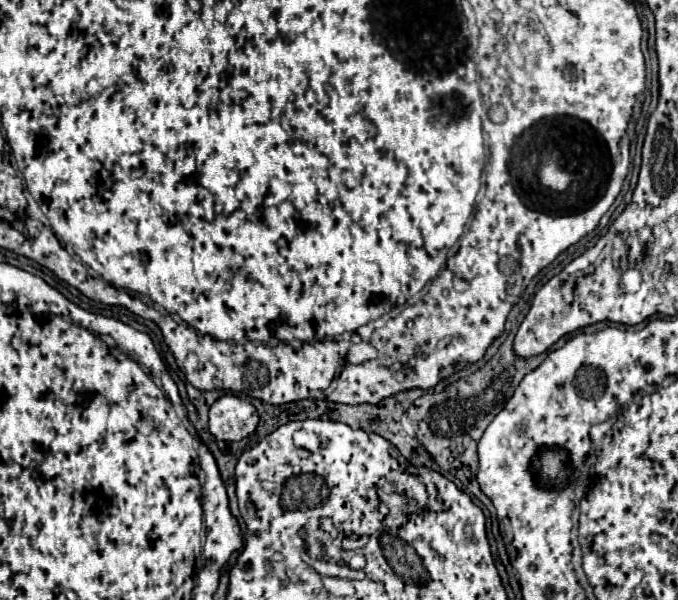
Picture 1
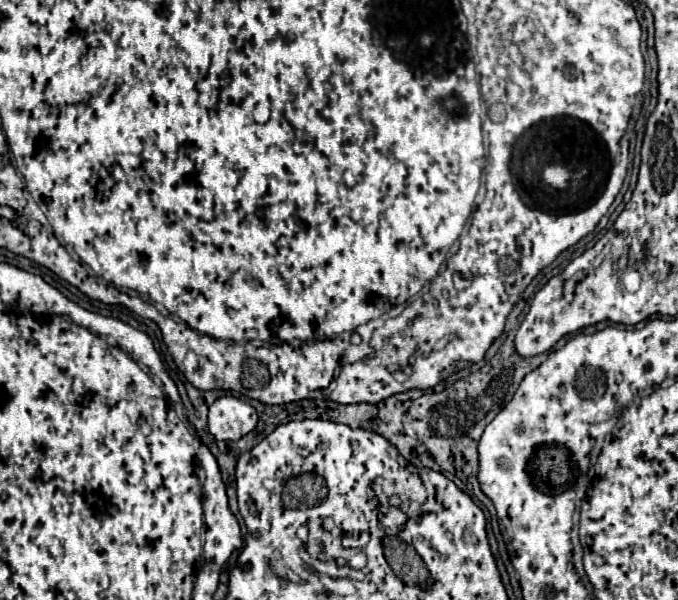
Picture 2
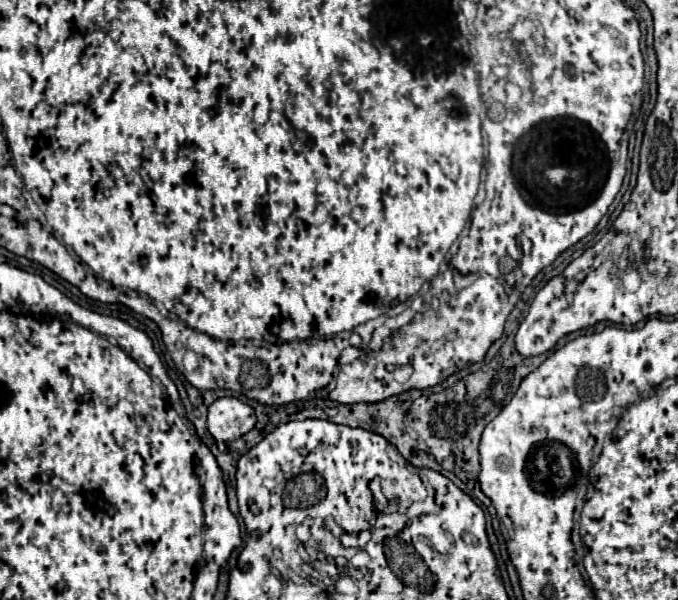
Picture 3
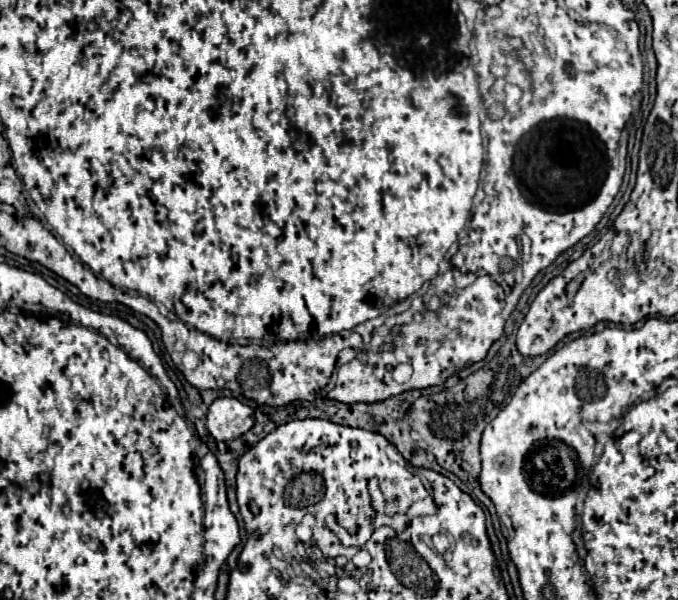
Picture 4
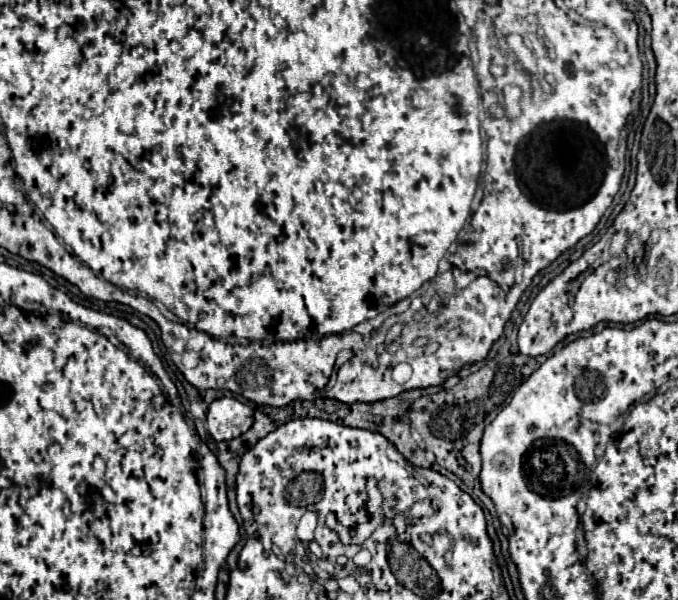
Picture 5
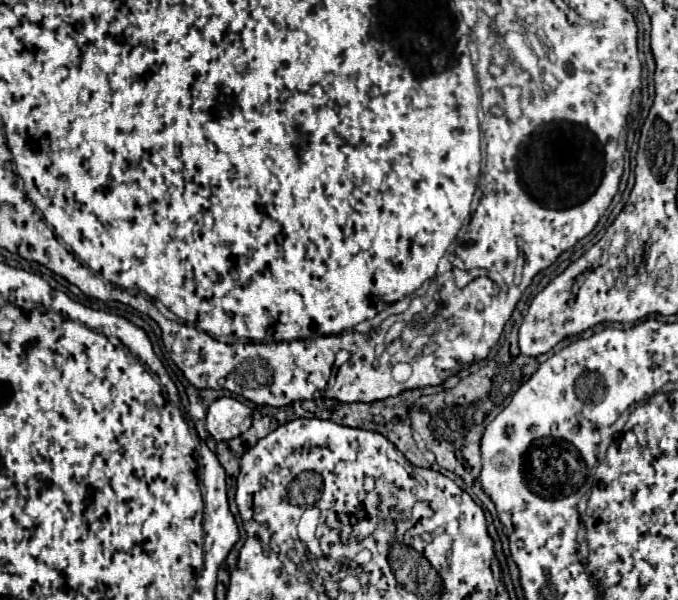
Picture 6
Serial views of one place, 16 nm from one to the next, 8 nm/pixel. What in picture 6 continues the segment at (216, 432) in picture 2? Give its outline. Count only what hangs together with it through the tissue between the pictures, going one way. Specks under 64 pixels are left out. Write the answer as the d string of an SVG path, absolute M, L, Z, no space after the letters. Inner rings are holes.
M218 398L206 414L206 430L214 440L232 440L252 426L252 408L236 398Z

